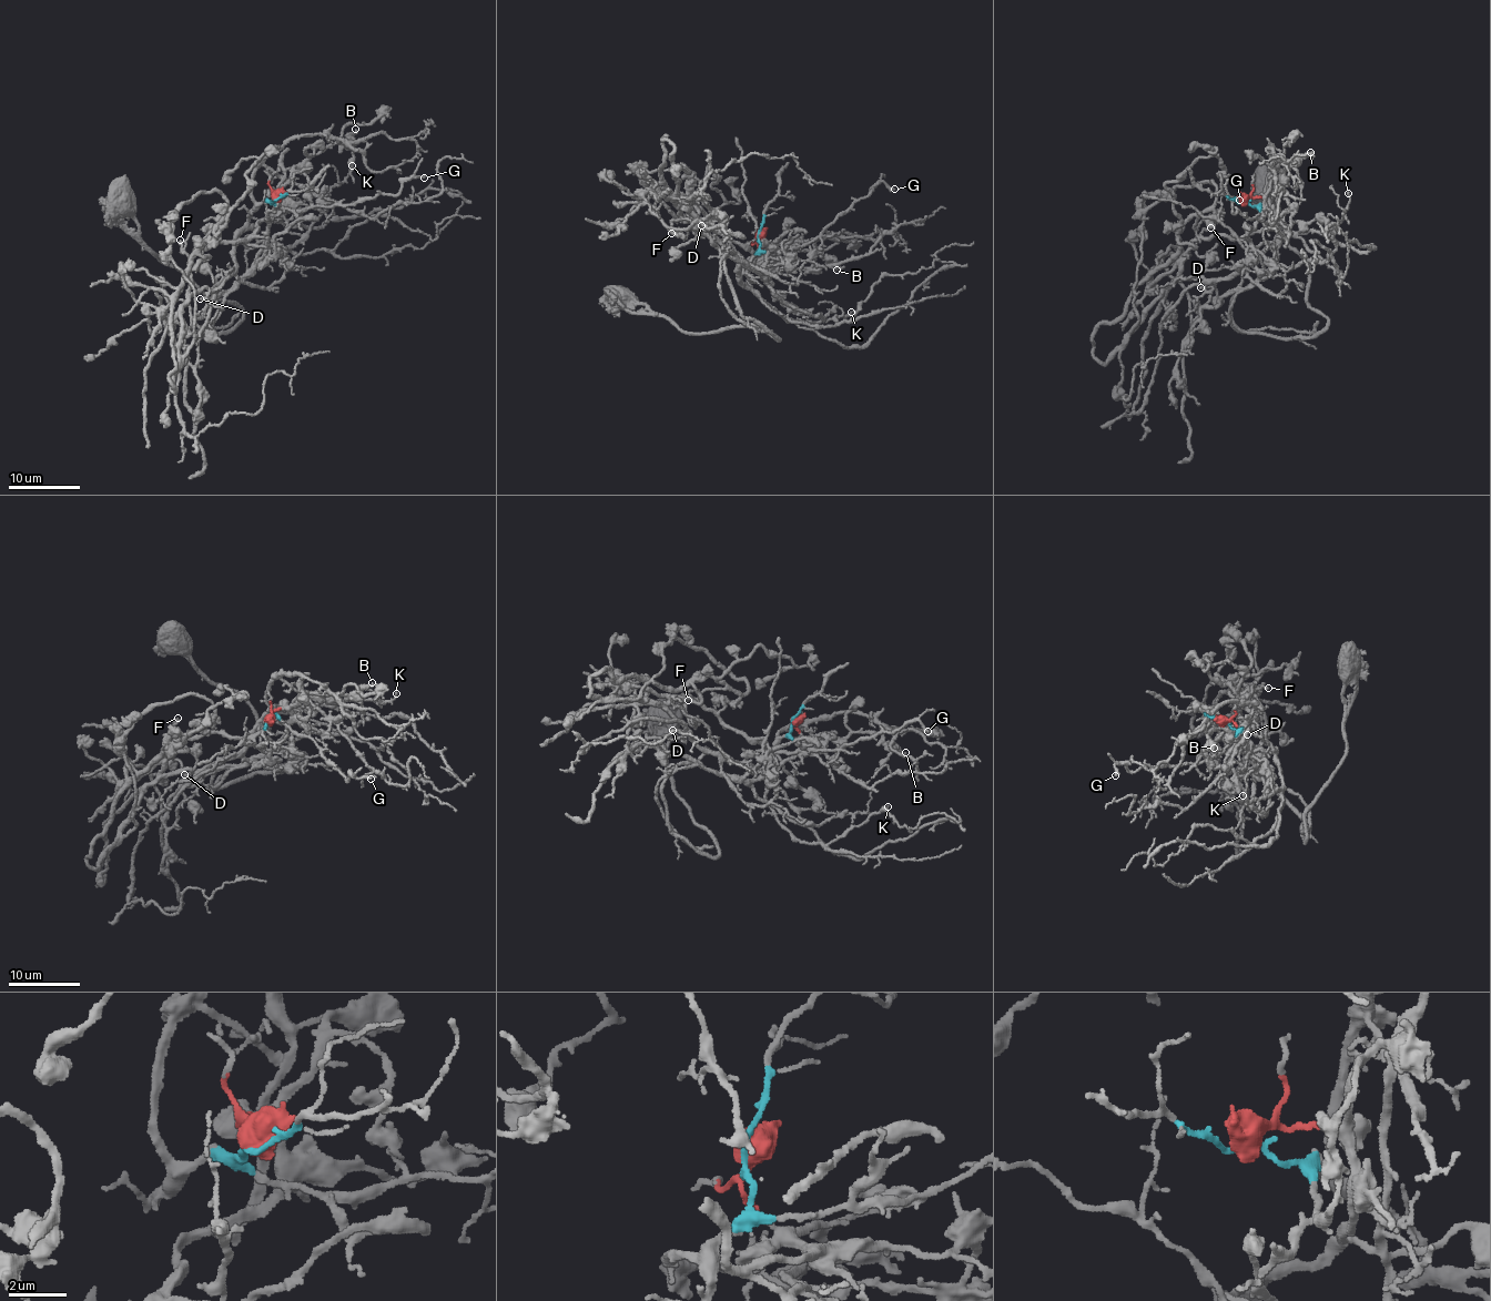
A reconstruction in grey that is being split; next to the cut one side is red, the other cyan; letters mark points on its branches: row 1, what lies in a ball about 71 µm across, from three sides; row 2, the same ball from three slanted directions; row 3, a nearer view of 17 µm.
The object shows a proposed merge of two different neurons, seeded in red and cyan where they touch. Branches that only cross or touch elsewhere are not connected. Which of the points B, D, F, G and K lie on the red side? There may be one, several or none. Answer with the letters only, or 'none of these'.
B, F

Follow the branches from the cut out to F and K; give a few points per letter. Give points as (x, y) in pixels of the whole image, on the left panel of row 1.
F: (274, 199), (271, 193), (277, 192), (282, 207), (261, 220), (249, 236), (198, 247), (191, 260), (181, 240)
K: (274, 199), (255, 206), (247, 224), (275, 220), (340, 185), (353, 165)

